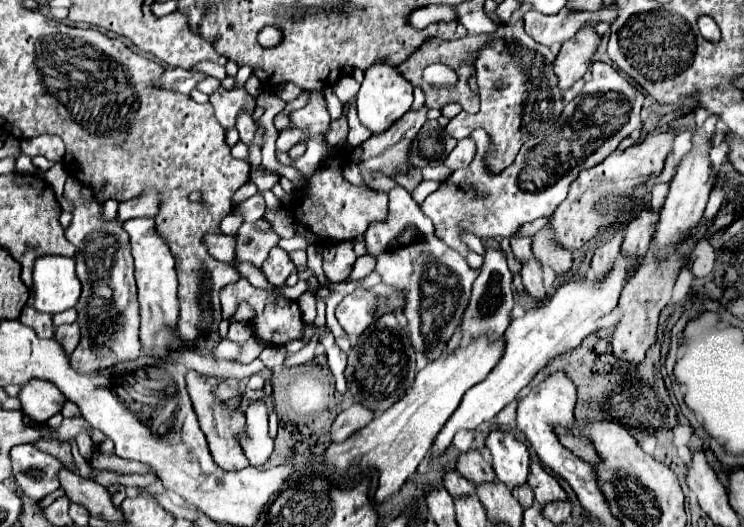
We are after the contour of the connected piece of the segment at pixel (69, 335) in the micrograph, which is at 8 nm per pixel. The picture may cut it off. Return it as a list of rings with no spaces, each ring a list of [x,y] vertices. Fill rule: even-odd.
[[[65,324],[55,330],[55,340],[61,344],[65,354],[71,354],[79,344],[79,324]]]

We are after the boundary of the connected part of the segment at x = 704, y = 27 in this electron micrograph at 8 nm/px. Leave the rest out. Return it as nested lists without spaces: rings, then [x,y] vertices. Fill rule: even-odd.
[[[699,16],[697,26],[699,26],[699,32],[701,32],[701,36],[705,40],[709,40],[713,44],[719,44],[721,42],[721,30],[719,30],[717,22],[711,16]]]

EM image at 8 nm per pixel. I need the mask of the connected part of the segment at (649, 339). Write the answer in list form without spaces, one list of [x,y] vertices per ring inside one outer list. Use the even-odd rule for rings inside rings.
[[[687,238],[687,242],[677,252],[673,252],[667,260],[641,264],[639,272],[625,284],[625,288],[619,296],[619,304],[617,304],[617,310],[621,312],[621,320],[615,326],[615,332],[611,336],[611,348],[613,348],[613,354],[617,360],[629,362],[629,364],[641,364],[645,360],[645,354],[651,348],[651,344],[657,342],[659,312],[671,298],[675,278],[683,266],[683,260],[691,252],[691,246],[693,246],[693,238]]]

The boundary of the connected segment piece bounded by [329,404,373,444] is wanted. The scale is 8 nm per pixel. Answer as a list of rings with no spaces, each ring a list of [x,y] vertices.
[[[353,404],[351,408],[343,410],[335,418],[335,422],[333,422],[331,430],[329,430],[331,442],[335,442],[335,444],[345,442],[353,432],[357,432],[363,426],[367,426],[371,422],[371,418],[373,418],[373,412],[367,410],[367,408],[363,408],[361,404]]]

